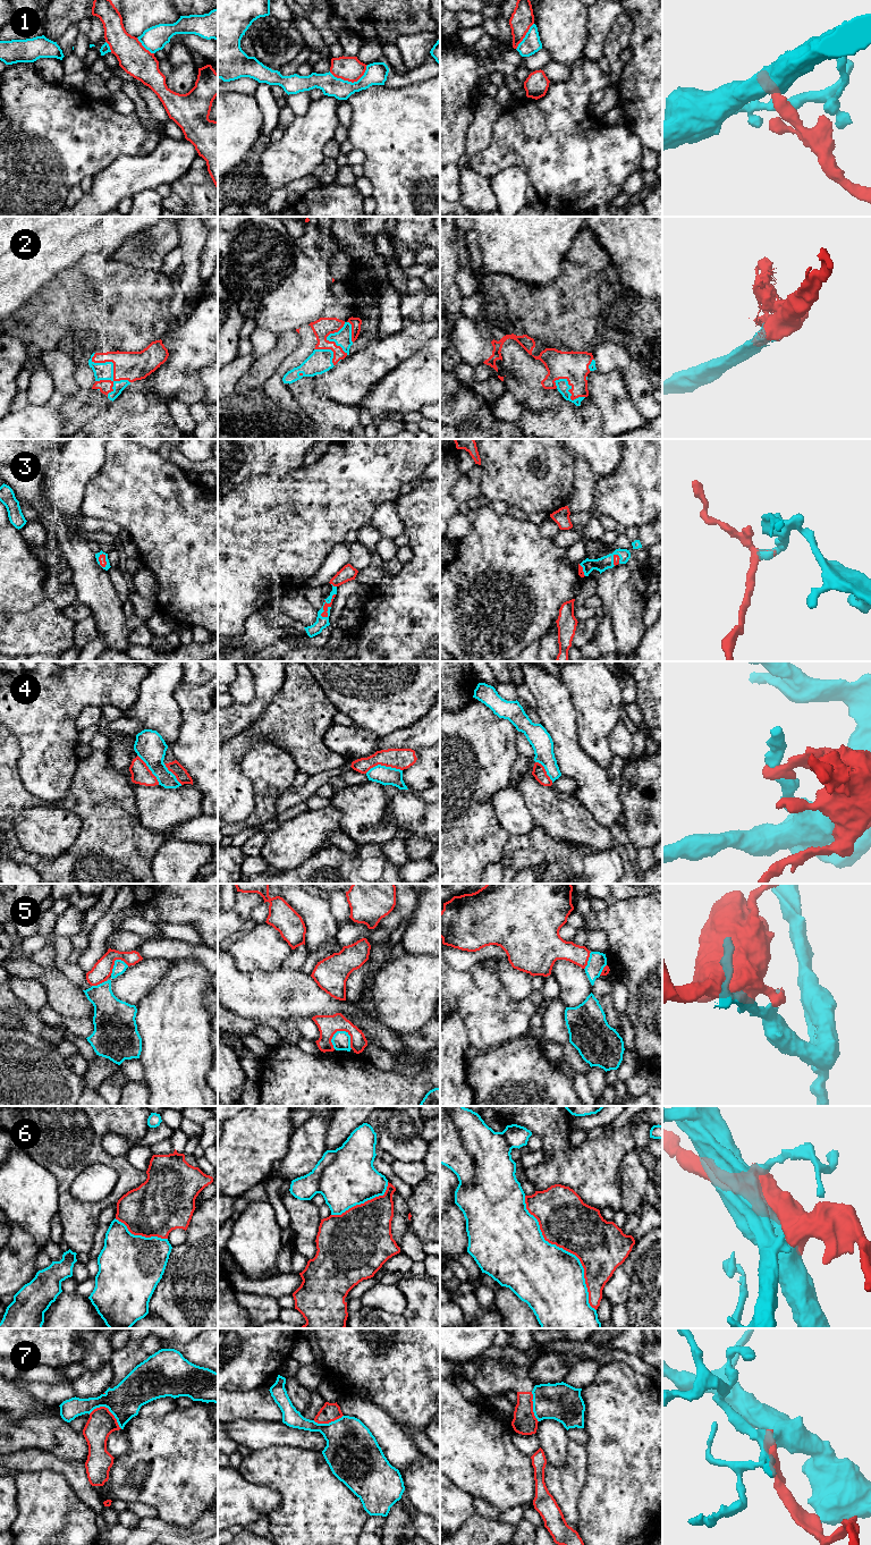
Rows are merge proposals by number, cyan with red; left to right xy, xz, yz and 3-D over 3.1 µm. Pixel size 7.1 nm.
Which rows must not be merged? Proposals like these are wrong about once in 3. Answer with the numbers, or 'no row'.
1, 4, 5, 6, 7

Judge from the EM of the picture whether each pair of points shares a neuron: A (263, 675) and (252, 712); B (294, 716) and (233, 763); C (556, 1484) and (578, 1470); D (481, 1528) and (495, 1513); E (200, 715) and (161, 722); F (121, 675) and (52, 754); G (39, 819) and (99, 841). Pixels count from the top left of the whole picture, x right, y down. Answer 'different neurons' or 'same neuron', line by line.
A: same neuron
B: same neuron
C: same neuron
D: different neurons
E: different neurons
F: same neuron
G: different neurons

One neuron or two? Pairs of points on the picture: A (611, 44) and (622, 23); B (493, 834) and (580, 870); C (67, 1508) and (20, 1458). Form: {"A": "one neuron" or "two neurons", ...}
{"A": "one neuron", "B": "two neurons", "C": "two neurons"}

